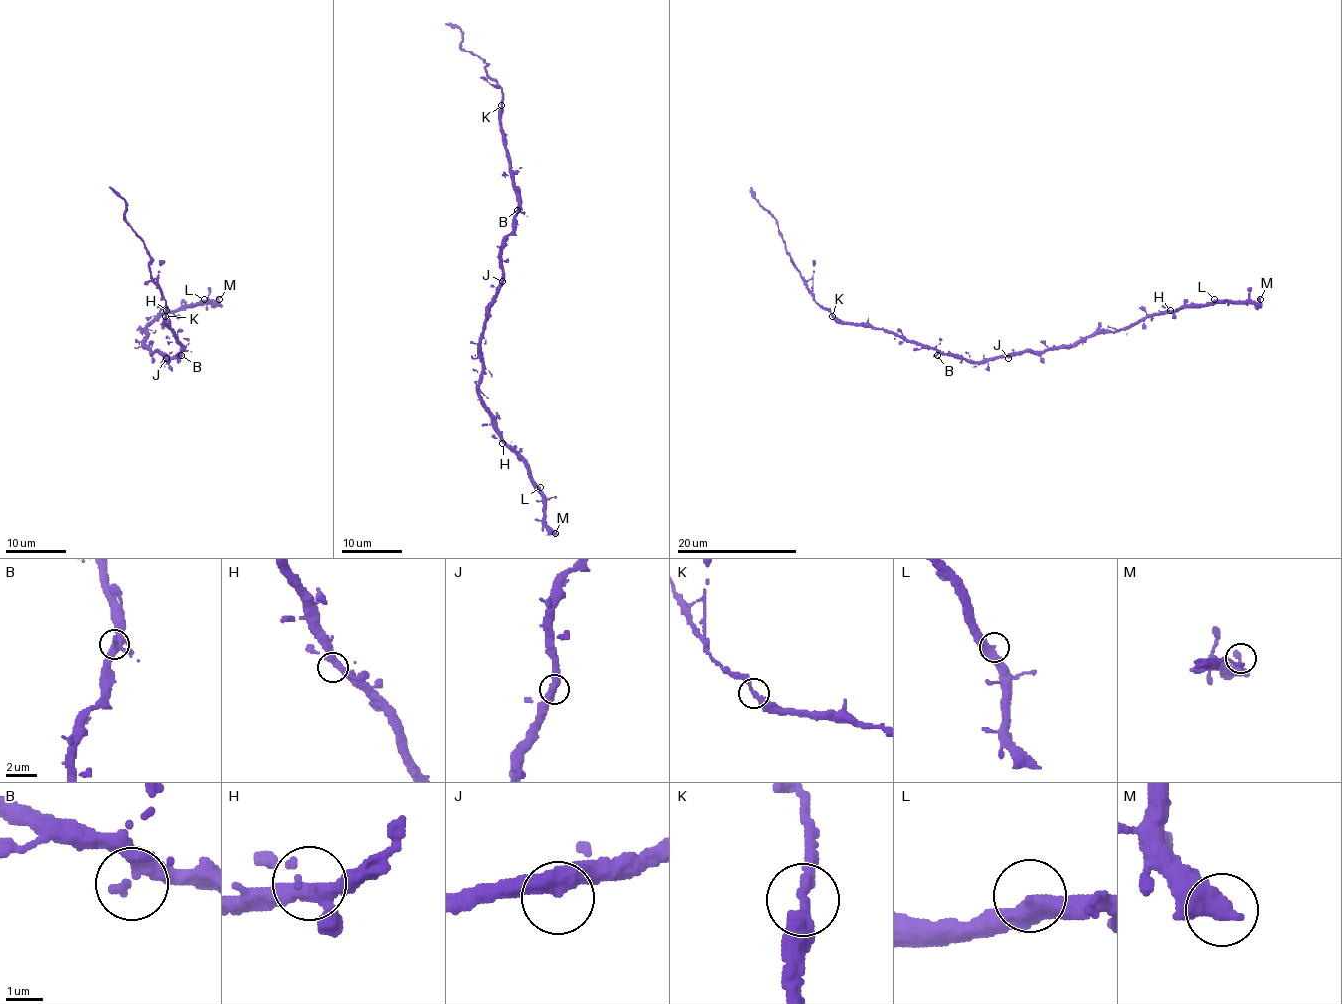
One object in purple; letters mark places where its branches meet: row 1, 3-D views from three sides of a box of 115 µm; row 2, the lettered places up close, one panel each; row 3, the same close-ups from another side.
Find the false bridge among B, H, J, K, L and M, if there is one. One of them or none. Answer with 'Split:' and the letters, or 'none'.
Split: K

